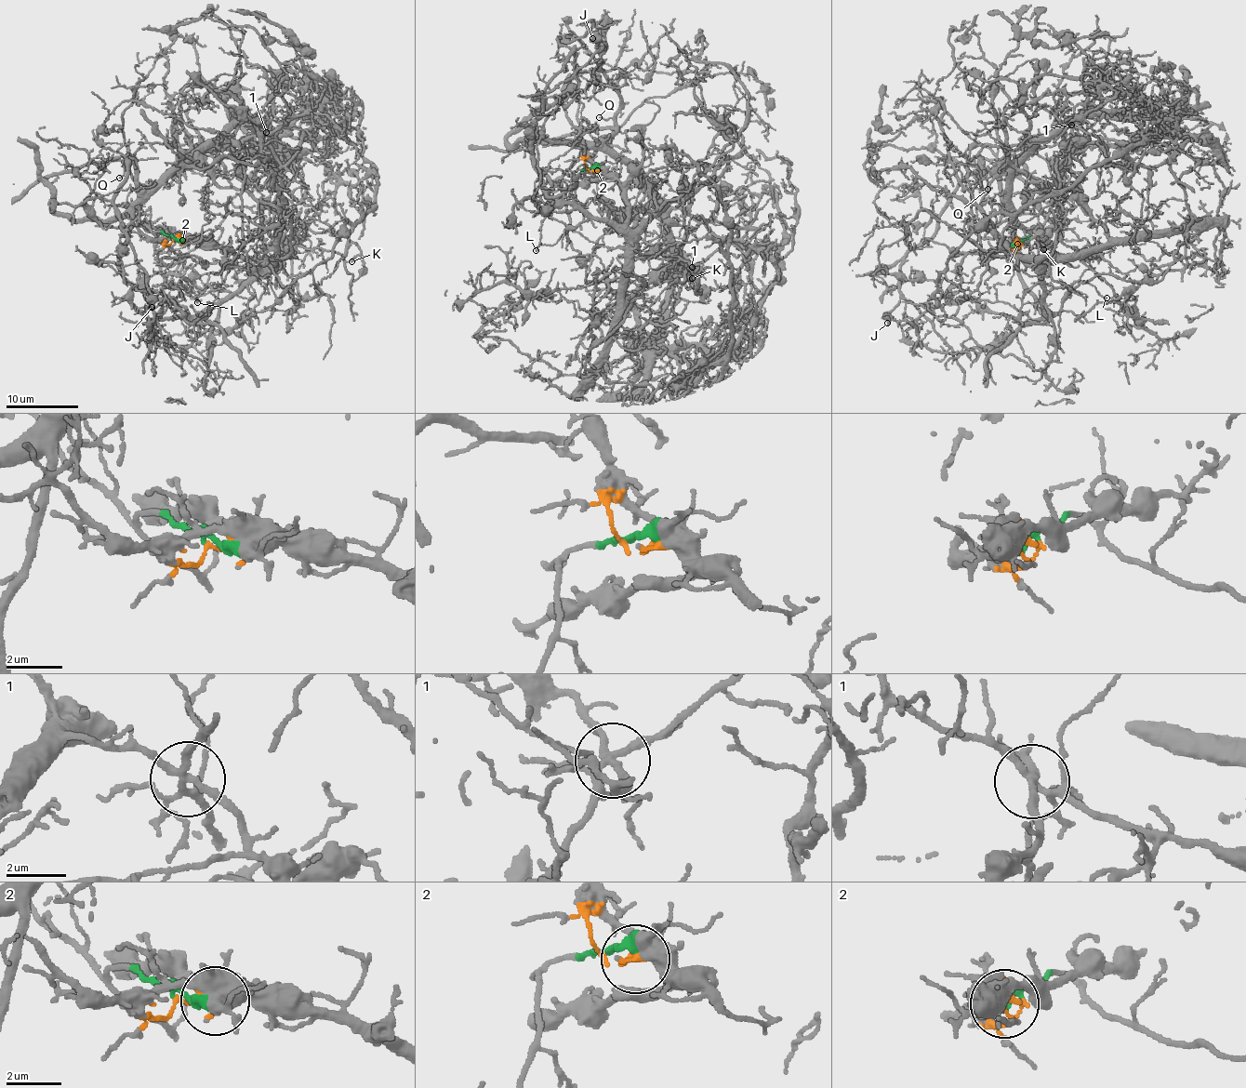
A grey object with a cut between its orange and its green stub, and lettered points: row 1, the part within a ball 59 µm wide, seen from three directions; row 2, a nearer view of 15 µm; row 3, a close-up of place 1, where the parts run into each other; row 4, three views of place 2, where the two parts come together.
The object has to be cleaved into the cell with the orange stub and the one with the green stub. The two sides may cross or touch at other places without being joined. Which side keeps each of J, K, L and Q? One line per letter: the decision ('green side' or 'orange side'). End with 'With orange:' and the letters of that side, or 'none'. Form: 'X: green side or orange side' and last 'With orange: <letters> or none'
J: green side
K: green side
L: orange side
Q: green side
With orange: L

